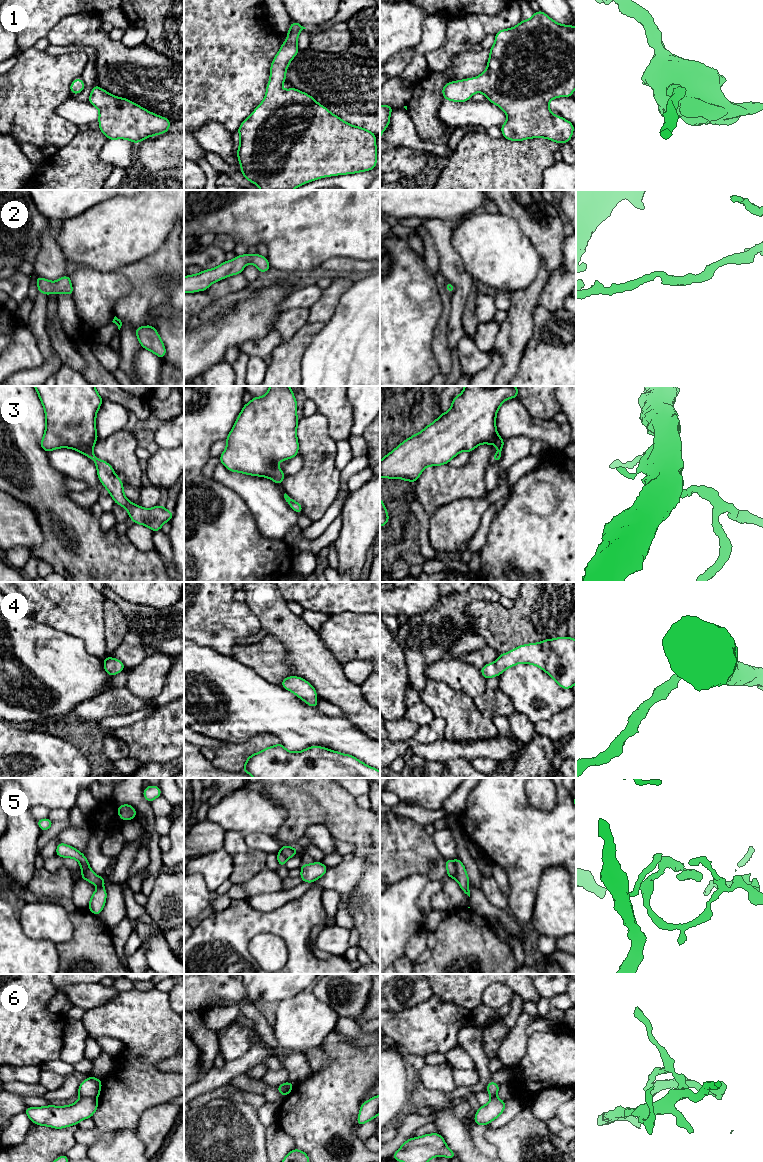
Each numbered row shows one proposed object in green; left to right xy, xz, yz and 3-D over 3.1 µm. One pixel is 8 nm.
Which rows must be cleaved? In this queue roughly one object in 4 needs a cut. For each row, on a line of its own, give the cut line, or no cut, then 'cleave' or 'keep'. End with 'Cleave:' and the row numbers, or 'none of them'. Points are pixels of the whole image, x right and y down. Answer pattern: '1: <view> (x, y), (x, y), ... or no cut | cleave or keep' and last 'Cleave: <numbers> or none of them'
1: no cut | keep
2: no cut | keep
3: no cut | keep
4: no cut | keep
5: yz (454, 861), (456, 878) | cleave
6: xy (80, 1096), (95, 1098) | cleave
Cleave: 5, 6

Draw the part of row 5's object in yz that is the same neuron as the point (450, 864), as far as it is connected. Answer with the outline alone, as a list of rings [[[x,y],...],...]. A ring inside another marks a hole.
[[[446,859],[445,865],[446,865],[446,868],[447,868],[447,877],[456,879],[457,869],[456,869],[456,866],[455,866],[455,861],[450,860],[450,859]]]

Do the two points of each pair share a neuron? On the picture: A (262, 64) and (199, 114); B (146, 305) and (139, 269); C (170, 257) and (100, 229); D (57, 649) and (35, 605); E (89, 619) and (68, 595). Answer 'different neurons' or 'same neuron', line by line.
A: same neuron
B: same neuron
C: different neurons
D: different neurons
E: same neuron

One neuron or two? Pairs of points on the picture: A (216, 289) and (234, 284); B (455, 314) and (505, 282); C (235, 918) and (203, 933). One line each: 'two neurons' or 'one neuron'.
A: one neuron
B: two neurons
C: one neuron

